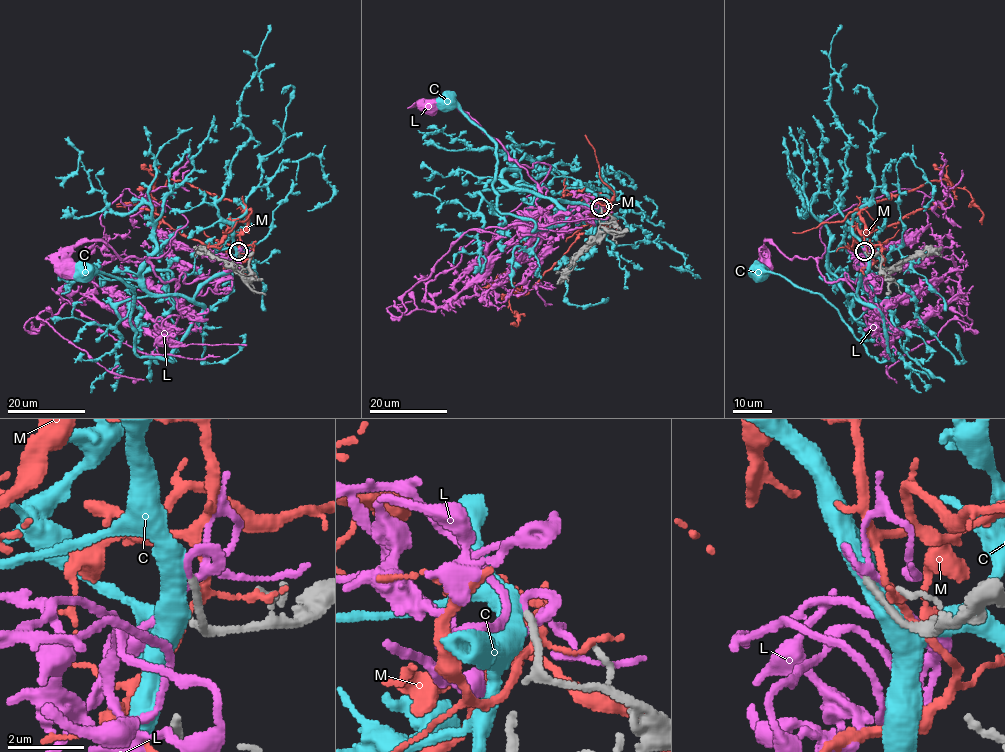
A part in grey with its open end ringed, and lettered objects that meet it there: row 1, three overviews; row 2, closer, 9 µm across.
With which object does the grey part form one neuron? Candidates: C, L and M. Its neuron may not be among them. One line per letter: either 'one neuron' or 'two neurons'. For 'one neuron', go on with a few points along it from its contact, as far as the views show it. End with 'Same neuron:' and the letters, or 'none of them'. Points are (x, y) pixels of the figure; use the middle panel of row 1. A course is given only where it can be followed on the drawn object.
C: two neurons
L: one neuron | via (601, 207), (591, 213), (570, 207), (566, 201), (549, 198), (546, 189), (465, 113), (456, 107), (430, 109)
M: two neurons
Same neuron: L

